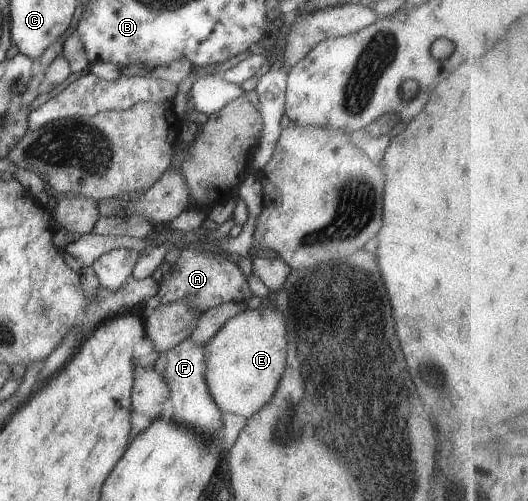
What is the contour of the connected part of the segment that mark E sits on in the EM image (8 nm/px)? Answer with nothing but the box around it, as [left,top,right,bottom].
[205,304,287,418]

